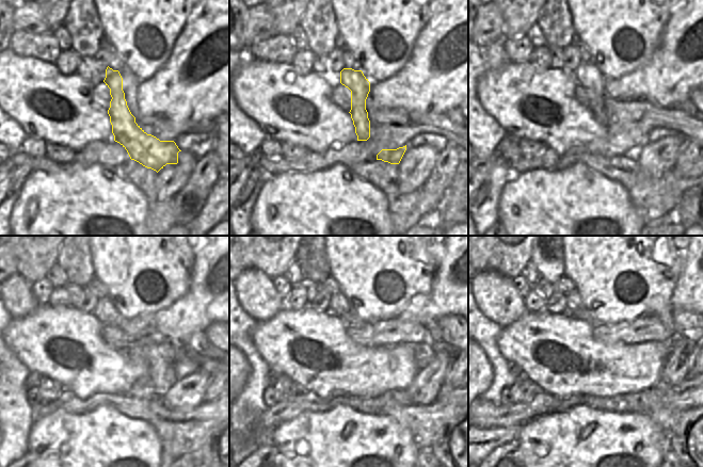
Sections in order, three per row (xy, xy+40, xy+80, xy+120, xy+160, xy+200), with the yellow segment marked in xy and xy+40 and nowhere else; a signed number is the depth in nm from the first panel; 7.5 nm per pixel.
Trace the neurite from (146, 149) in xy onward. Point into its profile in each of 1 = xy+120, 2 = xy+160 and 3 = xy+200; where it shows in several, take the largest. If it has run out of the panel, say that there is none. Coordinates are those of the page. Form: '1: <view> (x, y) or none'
1: xy+120 (105, 310)
2: xy+160 (338, 304)
3: xy+200 (573, 299)

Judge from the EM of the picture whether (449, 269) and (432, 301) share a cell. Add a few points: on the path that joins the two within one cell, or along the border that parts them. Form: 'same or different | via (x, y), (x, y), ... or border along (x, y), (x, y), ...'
same | via (449, 276), (449, 284), (440, 293)

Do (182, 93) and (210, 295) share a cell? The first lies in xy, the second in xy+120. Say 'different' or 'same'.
same

